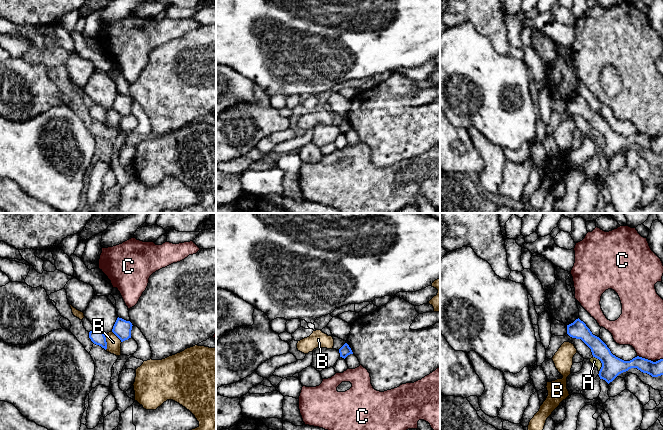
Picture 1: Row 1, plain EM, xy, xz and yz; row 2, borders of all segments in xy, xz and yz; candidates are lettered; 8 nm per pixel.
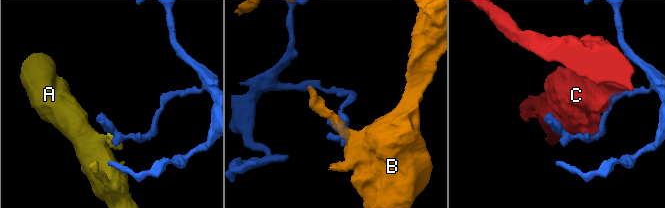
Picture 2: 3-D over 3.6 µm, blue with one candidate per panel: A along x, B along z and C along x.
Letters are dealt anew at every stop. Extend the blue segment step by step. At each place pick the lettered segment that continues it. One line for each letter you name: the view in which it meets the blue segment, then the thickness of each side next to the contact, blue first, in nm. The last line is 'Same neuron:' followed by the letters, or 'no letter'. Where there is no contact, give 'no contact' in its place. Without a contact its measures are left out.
Same neuron: no letter

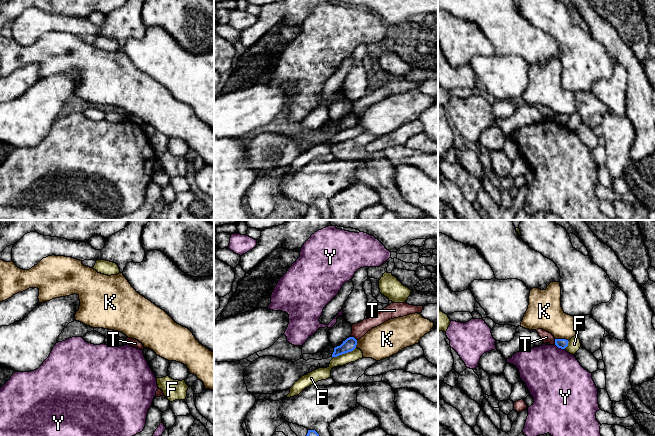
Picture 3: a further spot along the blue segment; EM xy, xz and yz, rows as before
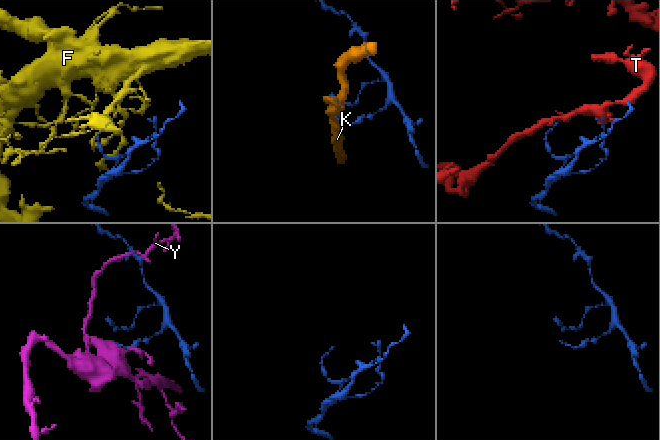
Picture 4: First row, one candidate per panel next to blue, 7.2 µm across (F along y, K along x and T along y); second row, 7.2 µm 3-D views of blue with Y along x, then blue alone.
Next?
Same neuron: no letter

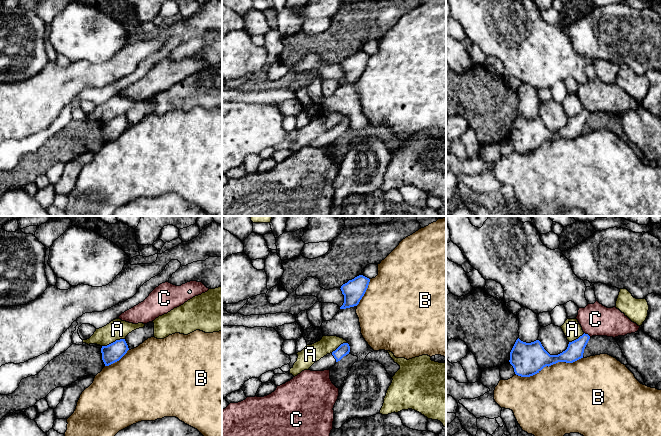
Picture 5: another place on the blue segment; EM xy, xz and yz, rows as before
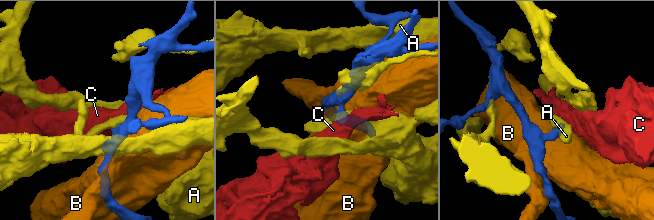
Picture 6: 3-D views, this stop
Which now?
Same neuron: no letter

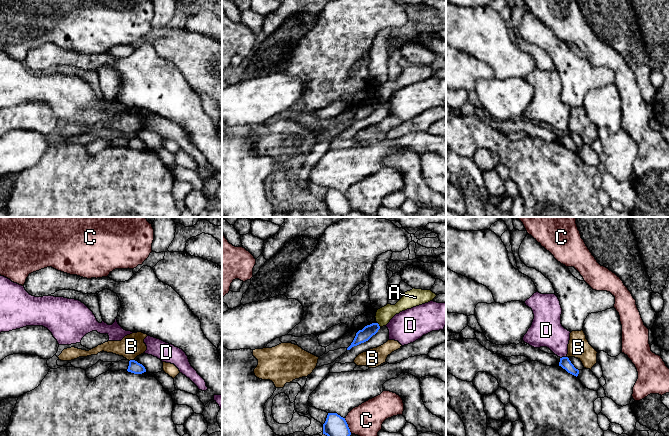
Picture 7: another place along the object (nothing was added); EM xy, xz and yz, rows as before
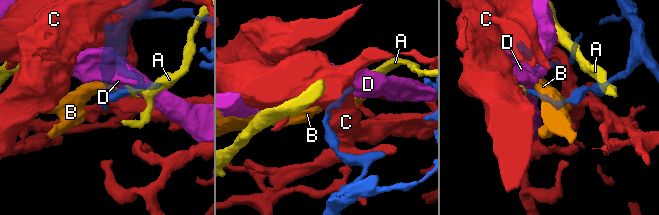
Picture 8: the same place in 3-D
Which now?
Same neuron: no letter

